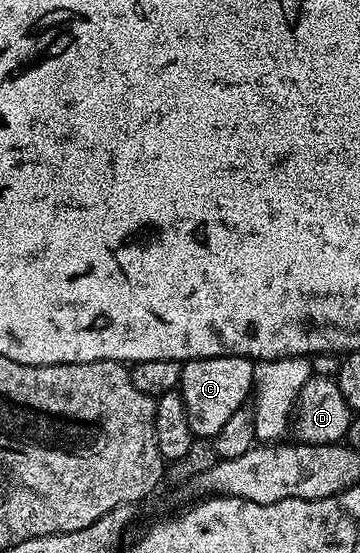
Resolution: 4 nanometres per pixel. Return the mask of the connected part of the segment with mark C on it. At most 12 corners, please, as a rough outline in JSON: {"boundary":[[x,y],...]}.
{"boundary":[[205,357],[182,366],[193,436],[214,439],[247,404],[255,362]]}

